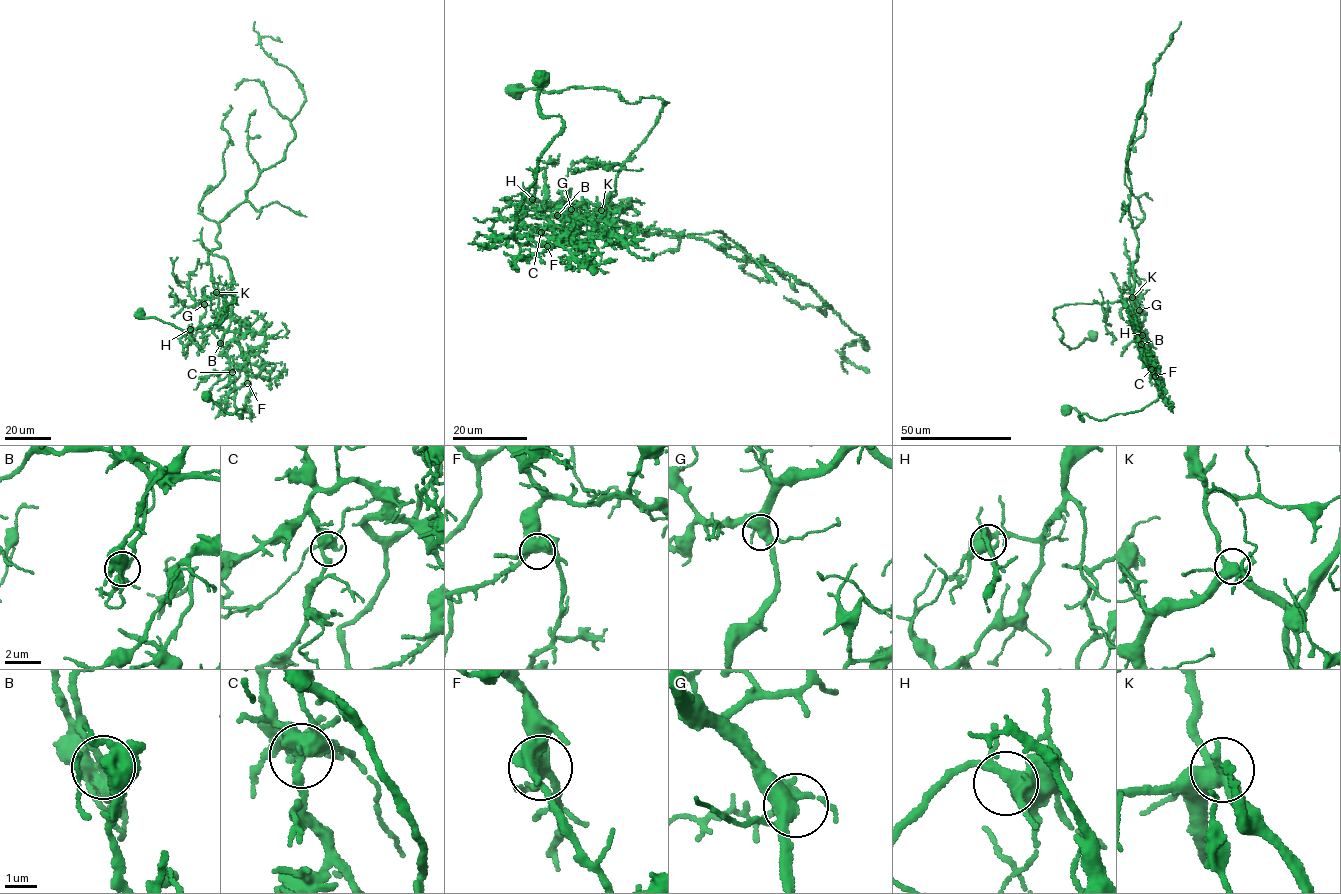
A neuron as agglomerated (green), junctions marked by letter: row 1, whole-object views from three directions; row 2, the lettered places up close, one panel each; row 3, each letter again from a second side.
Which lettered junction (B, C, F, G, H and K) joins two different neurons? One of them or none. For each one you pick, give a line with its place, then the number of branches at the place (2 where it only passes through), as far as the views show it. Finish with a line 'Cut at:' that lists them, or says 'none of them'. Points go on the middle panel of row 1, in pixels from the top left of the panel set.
B: (557, 215) | 5
Cut at: B

